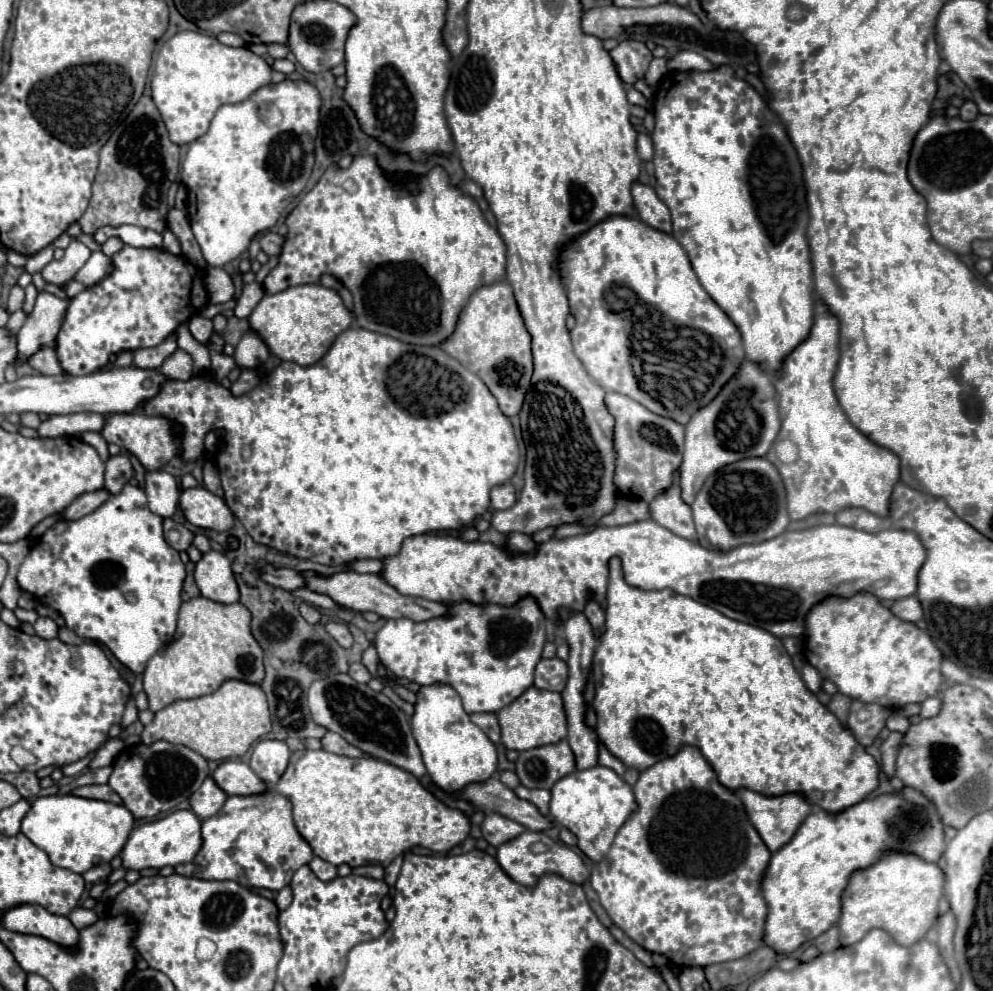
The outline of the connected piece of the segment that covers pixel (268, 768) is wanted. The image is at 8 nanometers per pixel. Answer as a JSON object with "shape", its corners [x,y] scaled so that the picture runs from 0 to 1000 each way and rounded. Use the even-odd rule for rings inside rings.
{"shape":[[[261,748],[253,760],[253,776],[271,792],[279,792],[281,784],[287,780],[289,772],[291,772],[291,764],[293,758],[287,752],[287,748]]]}

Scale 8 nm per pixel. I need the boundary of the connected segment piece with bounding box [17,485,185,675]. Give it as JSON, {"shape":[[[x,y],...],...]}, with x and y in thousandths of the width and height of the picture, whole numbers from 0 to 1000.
{"shape":[[[126,489],[120,499],[112,499],[100,514],[78,526],[55,528],[31,553],[17,578],[17,588],[23,596],[57,615],[67,633],[80,643],[112,655],[136,681],[142,681],[148,667],[174,645],[184,584],[186,570],[180,558],[164,544],[164,524],[150,516],[146,495],[136,489]]]}

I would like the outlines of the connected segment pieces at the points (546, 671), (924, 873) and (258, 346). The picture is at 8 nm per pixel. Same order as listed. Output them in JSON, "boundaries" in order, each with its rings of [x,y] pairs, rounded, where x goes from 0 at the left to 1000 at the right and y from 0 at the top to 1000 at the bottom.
{"boundaries":[[[[557,663],[557,665],[545,665],[539,673],[539,693],[551,695],[551,697],[567,697],[571,691],[573,673],[569,667]]],[[[893,859],[881,873],[859,879],[855,885],[855,891],[849,899],[849,905],[847,905],[847,925],[845,925],[847,954],[859,954],[859,952],[867,950],[881,935],[893,939],[905,954],[913,956],[913,954],[923,952],[944,929],[944,923],[946,923],[944,915],[946,915],[946,907],[950,903],[950,889],[952,889],[952,883],[944,875],[944,871],[930,869],[925,863],[909,861],[909,859]]],[[[249,334],[243,340],[241,348],[237,350],[237,358],[235,358],[235,362],[239,364],[243,372],[257,372],[265,368],[269,360],[271,360],[271,350],[257,334]]]]}

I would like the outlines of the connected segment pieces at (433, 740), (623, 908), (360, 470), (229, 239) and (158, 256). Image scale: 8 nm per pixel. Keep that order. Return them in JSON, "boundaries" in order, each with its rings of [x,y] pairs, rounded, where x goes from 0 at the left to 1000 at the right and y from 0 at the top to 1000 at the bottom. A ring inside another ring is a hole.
{"boundaries":[[[[452,691],[424,693],[424,697],[420,699],[420,711],[418,721],[414,724],[414,734],[416,744],[424,756],[430,780],[442,796],[450,800],[462,800],[472,790],[492,788],[501,780],[498,752],[478,730],[474,730],[456,693]]],[[[688,754],[680,764],[668,766],[668,768],[660,770],[658,774],[650,776],[644,782],[644,788],[639,790],[637,800],[639,800],[639,808],[641,808],[644,816],[623,837],[615,859],[595,879],[595,893],[601,899],[603,909],[605,909],[607,917],[611,919],[611,923],[615,925],[615,929],[633,948],[637,948],[641,954],[646,954],[654,962],[670,964],[674,970],[678,970],[684,976],[712,976],[712,974],[718,974],[718,972],[730,972],[730,970],[744,968],[744,966],[760,960],[762,956],[766,956],[768,954],[768,933],[770,933],[770,925],[772,925],[772,913],[768,909],[764,889],[766,889],[768,879],[774,871],[776,861],[772,859],[772,855],[766,849],[760,835],[754,830],[746,806],[722,788],[720,778],[716,776],[716,772],[708,766],[704,756],[700,756],[700,754]]],[[[351,330],[345,334],[325,364],[303,370],[293,364],[285,364],[275,376],[271,376],[257,393],[243,401],[235,401],[231,393],[225,393],[215,384],[210,378],[194,380],[188,386],[186,384],[176,384],[168,382],[162,391],[162,395],[146,407],[142,413],[148,419],[166,419],[170,423],[178,423],[186,429],[192,429],[190,433],[186,431],[186,449],[188,453],[184,455],[184,465],[196,465],[198,461],[204,459],[204,443],[206,437],[212,433],[225,433],[227,435],[227,461],[223,461],[223,489],[227,495],[227,508],[231,514],[237,518],[237,522],[245,528],[249,538],[255,542],[255,546],[275,552],[283,558],[291,558],[301,564],[311,564],[323,570],[351,570],[362,564],[388,564],[396,562],[402,558],[406,546],[416,540],[426,540],[432,536],[454,536],[462,534],[466,530],[472,530],[476,524],[484,522],[492,514],[492,495],[498,489],[511,487],[523,467],[523,451],[517,439],[517,431],[513,423],[505,417],[501,403],[494,399],[494,395],[486,388],[482,380],[478,380],[472,372],[468,372],[462,364],[446,356],[442,350],[416,350],[408,348],[396,340],[376,336],[364,330]],[[245,451],[253,453],[253,459],[245,463],[243,455]]],[[[283,82],[259,90],[243,104],[225,106],[206,136],[190,146],[188,158],[182,166],[182,183],[188,189],[188,211],[194,237],[202,249],[202,255],[212,269],[227,269],[249,253],[251,243],[275,229],[285,211],[305,193],[317,158],[315,140],[321,126],[323,98],[319,90],[309,82]]],[[[126,247],[112,259],[112,267],[114,271],[104,284],[88,290],[69,306],[55,350],[61,370],[69,378],[90,378],[108,368],[110,358],[116,358],[120,354],[158,350],[172,336],[176,336],[180,328],[188,326],[192,320],[202,318],[202,314],[210,306],[210,298],[206,298],[206,273],[188,263],[186,257],[174,257],[166,251],[140,251]]]]}

